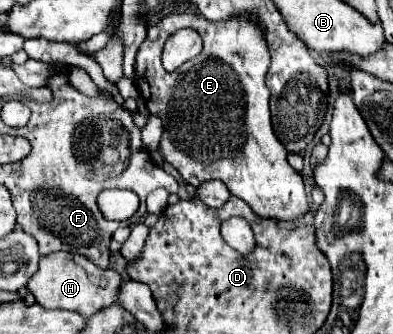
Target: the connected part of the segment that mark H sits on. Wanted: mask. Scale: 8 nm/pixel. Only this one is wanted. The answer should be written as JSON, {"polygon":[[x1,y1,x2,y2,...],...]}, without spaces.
{"polygon":[[55,251,53,255,45,255,39,261,39,271,29,279,27,287,35,295,35,301,45,309,69,309,77,311,83,317,91,317,103,307,109,307,117,301,119,287,123,279,121,275,107,267,101,269,83,255,67,253,67,251]]}

